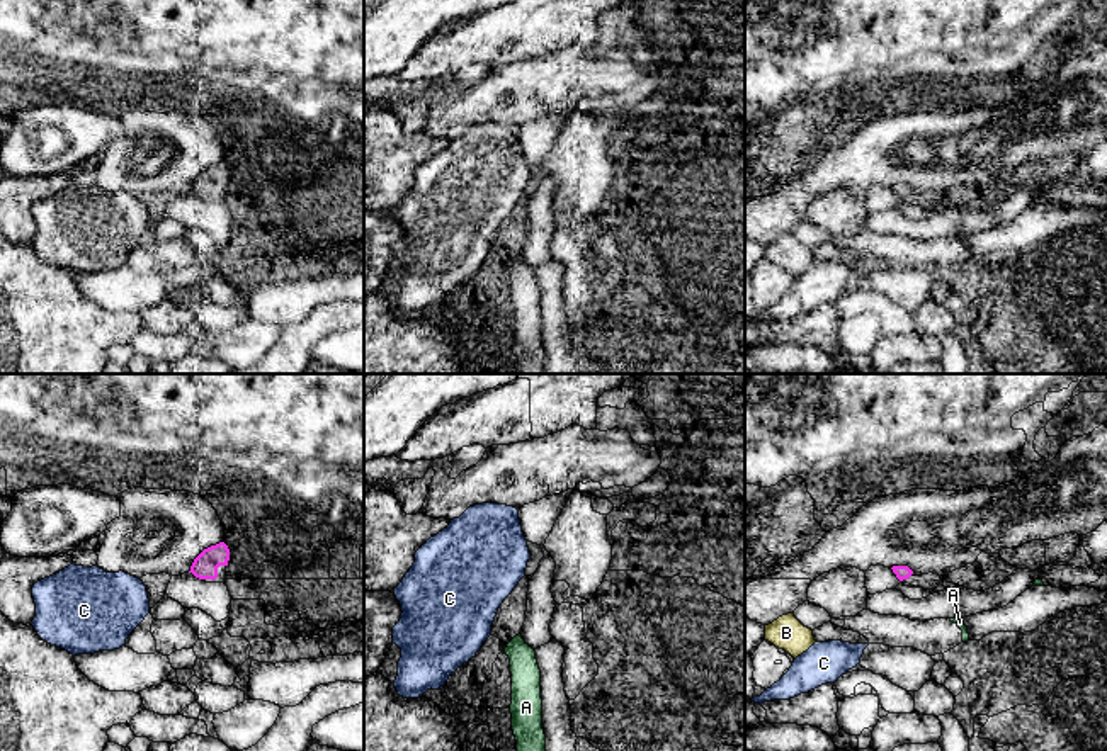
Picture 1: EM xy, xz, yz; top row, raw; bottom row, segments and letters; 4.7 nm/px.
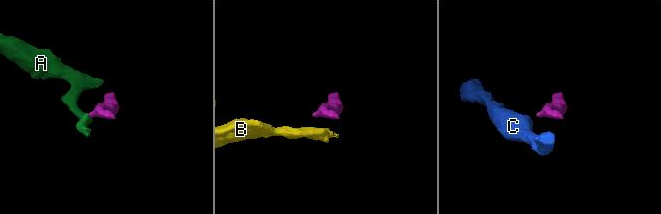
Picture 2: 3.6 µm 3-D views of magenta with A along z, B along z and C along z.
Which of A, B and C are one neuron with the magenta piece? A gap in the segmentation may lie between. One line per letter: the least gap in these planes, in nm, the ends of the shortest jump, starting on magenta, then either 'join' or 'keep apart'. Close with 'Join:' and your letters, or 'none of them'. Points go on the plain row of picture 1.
A: 280 nm | yz (908, 196), (951, 238) | keep apart
B: 480 nm | yz (896, 196), (811, 250) | keep apart
C: 220 nm | xy (189, 191), (145, 206) | keep apart
Join: none of them

